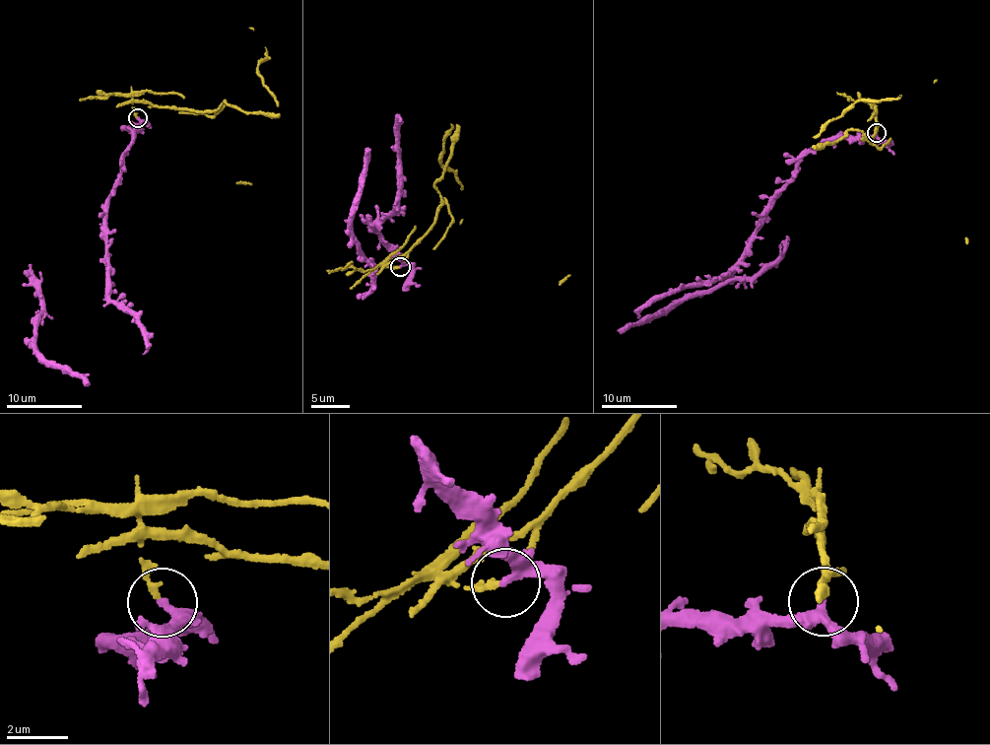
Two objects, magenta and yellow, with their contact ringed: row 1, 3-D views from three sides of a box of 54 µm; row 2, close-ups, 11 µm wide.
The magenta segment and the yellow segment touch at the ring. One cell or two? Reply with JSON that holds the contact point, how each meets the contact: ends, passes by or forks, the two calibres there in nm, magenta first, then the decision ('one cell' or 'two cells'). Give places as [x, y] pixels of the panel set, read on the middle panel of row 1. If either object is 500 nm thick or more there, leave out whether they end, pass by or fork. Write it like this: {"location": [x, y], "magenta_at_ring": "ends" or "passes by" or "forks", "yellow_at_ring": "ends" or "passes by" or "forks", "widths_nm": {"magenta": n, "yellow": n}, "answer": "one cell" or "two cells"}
{"location": [400, 267], "magenta_at_ring": "passes by", "yellow_at_ring": "ends", "widths_nm": {"magenta": 280, "yellow": 170}, "answer": "two cells"}

